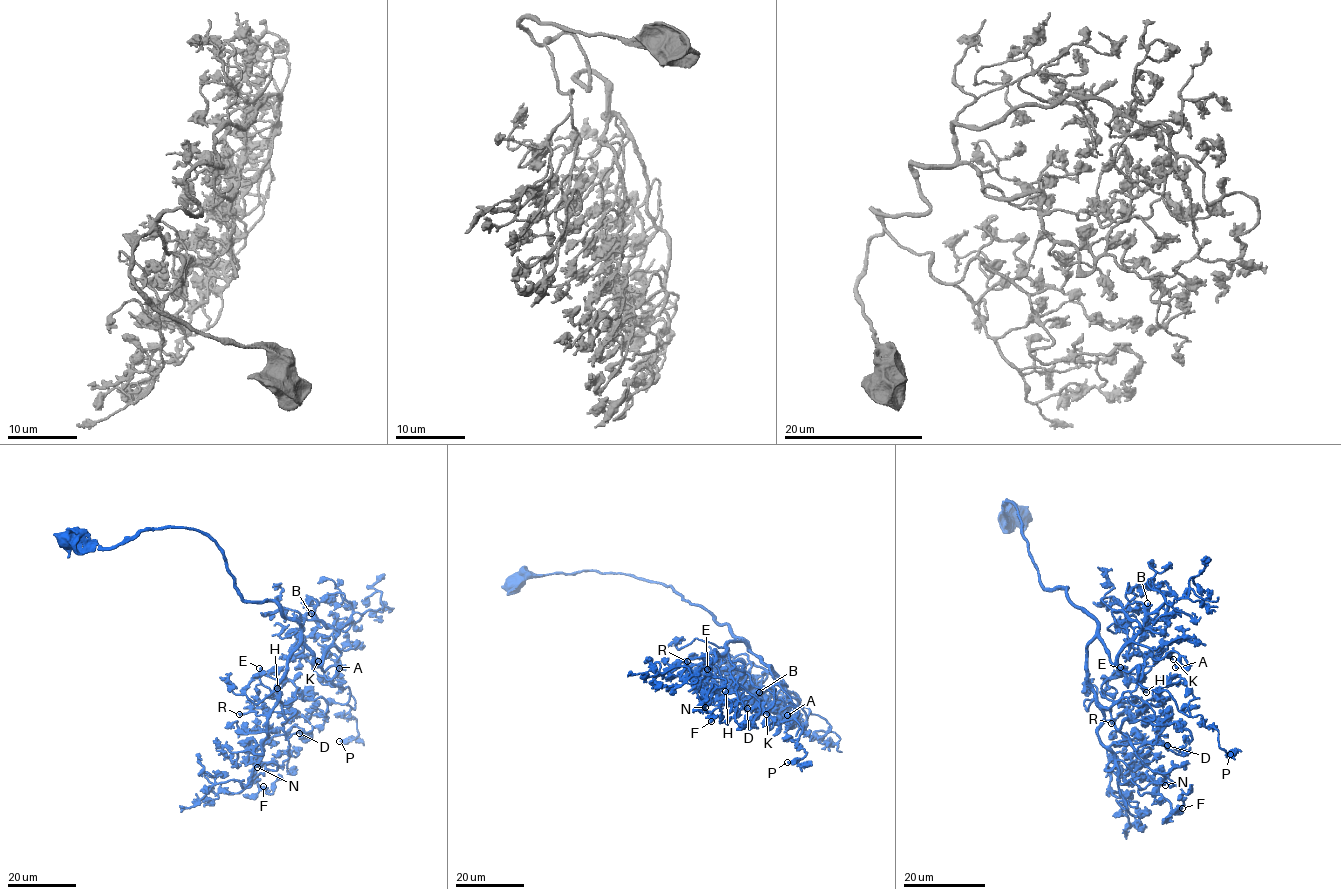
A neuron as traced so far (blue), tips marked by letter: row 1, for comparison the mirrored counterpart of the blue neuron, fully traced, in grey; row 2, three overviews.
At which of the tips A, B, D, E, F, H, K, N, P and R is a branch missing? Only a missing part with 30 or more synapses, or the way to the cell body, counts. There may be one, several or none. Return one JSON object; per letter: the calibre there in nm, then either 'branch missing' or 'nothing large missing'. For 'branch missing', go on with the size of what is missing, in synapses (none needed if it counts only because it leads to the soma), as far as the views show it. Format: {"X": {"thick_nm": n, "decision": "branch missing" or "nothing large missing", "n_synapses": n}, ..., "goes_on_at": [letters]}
{"A": {"thick_nm": 340, "decision": "nothing large missing"}, "B": {"thick_nm": 200, "decision": "nothing large missing"}, "D": {"thick_nm": 180, "decision": "nothing large missing"}, "E": {"thick_nm": 170, "decision": "nothing large missing"}, "F": {"thick_nm": 260, "decision": "nothing large missing"}, "H": {"thick_nm": 240, "decision": "nothing large missing"}, "K": {"thick_nm": 240, "decision": "nothing large missing"}, "N": {"thick_nm": 180, "decision": "nothing large missing"}, "P": {"thick_nm": 220, "decision": "nothing large missing"}, "R": {"thick_nm": 170, "decision": "branch missing", "n_synapses": 70}, "goes_on_at": ["R"]}

